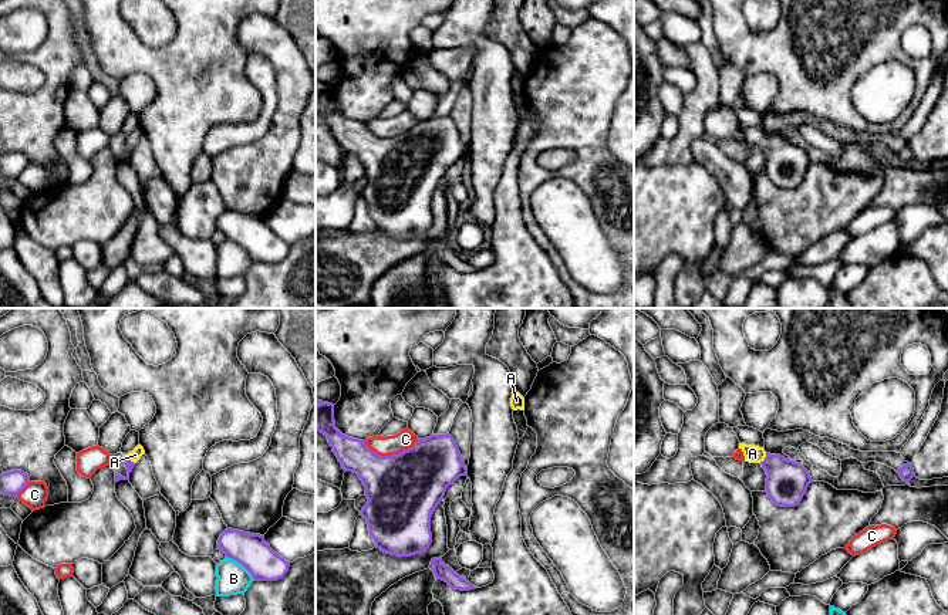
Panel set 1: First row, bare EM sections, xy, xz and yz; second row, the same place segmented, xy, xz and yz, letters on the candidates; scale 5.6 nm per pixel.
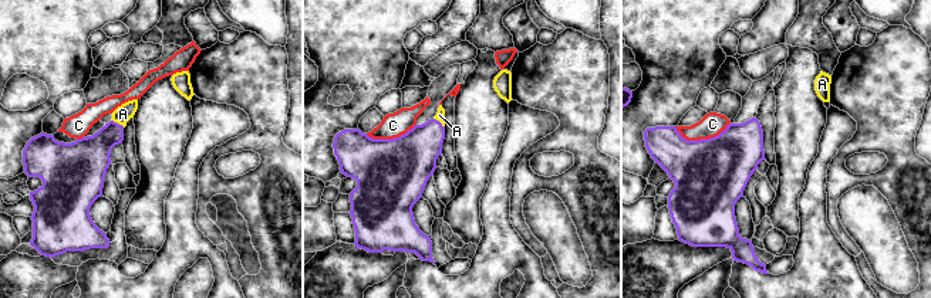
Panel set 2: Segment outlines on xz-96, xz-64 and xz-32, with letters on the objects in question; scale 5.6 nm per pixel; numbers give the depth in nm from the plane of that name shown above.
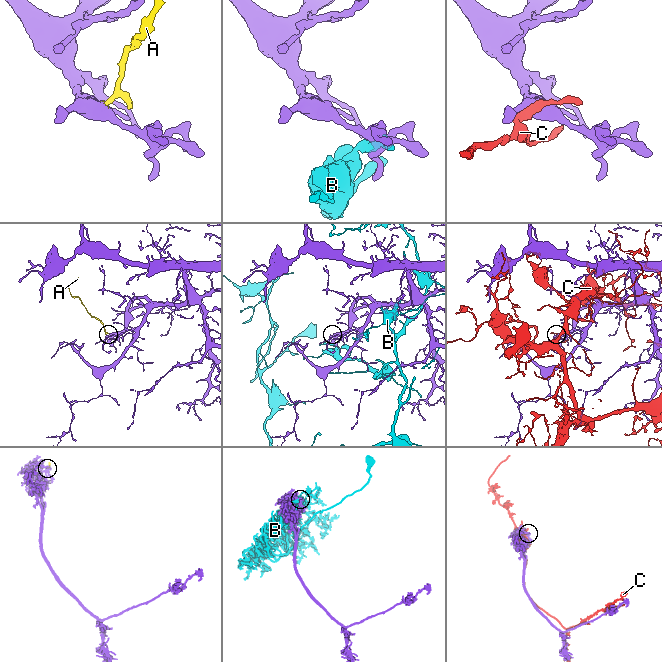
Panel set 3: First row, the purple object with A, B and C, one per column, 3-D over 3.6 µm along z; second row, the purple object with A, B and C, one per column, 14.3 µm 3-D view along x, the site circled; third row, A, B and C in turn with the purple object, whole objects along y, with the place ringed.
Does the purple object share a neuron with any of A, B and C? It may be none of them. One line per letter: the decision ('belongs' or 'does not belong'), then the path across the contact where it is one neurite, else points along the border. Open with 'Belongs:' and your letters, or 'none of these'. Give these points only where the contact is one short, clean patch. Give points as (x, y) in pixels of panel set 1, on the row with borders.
Belongs: A
A: belongs | across xy (130, 465), (130, 460), (135, 455)
B: does not belong
C: does not belong

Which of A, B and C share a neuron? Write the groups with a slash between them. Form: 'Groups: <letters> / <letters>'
Groups: A / B / C

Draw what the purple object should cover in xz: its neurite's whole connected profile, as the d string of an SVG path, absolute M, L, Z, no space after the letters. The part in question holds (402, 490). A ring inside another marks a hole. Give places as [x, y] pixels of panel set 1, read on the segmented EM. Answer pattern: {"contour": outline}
{"contour": "M316 399L316 430L324 433L343 469L358 474L367 504L360 514L381 551L411 557L432 543L431 517L446 489L468 469L453 437L431 435L398 455L379 456L335 428L334 405Z"}

